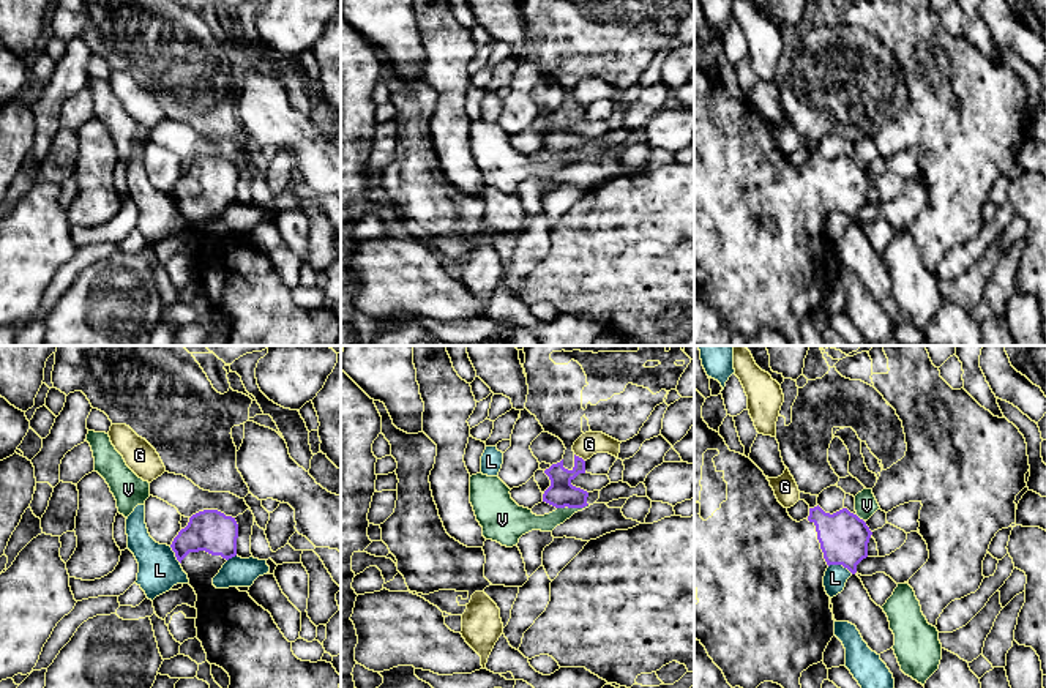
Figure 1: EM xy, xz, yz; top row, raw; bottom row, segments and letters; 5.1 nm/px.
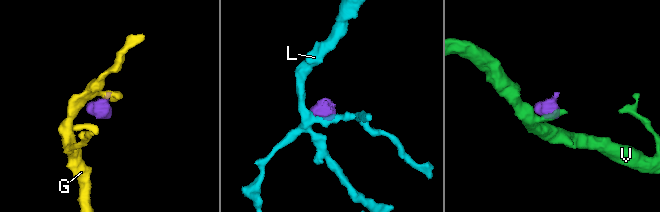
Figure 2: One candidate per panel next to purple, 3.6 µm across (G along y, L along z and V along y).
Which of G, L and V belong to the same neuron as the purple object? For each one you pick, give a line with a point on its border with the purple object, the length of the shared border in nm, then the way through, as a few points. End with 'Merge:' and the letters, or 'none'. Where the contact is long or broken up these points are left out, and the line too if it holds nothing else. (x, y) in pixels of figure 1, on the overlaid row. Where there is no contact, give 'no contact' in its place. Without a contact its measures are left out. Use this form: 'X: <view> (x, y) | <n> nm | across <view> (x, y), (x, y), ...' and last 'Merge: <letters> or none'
Merge: none

